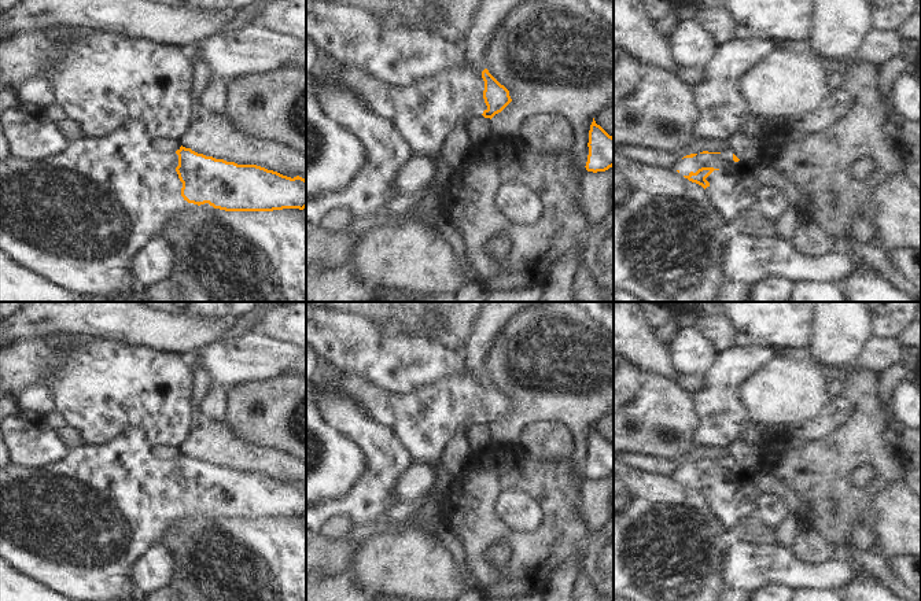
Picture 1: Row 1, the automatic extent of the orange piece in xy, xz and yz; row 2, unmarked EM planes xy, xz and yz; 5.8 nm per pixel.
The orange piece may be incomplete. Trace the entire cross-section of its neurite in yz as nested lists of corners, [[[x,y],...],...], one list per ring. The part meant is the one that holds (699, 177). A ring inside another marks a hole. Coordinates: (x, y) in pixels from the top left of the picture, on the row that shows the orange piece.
[[[730,150],[686,155],[674,169],[706,189],[725,222],[734,222],[743,213],[756,209],[755,167],[741,162]]]

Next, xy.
[[[132,119],[118,128],[111,134],[100,140],[80,139],[71,143],[65,151],[49,156],[43,161],[29,162],[25,159],[15,159],[14,156],[0,162],[0,250],[3,250],[11,259],[25,266],[26,269],[43,276],[51,283],[73,292],[78,294],[91,302],[102,302],[117,294],[133,294],[140,292],[130,266],[135,257],[148,246],[150,241],[162,236],[166,224],[177,215],[184,207],[184,202],[194,204],[209,203],[214,209],[225,211],[273,211],[283,209],[299,209],[306,207],[306,180],[296,176],[294,178],[283,176],[277,172],[268,170],[257,165],[237,165],[235,162],[226,162],[224,159],[215,159],[198,154],[191,148],[180,147],[176,152],[163,154],[154,147],[154,136],[148,130],[148,125],[143,119]]]

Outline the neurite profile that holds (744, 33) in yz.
[[[736,23],[736,36],[730,40],[740,38],[743,41],[754,40],[754,38],[762,38],[763,36],[756,33],[755,30],[745,27],[740,23]]]

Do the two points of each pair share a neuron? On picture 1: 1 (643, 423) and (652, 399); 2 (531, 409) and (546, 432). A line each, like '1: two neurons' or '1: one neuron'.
1: one neuron
2: two neurons

